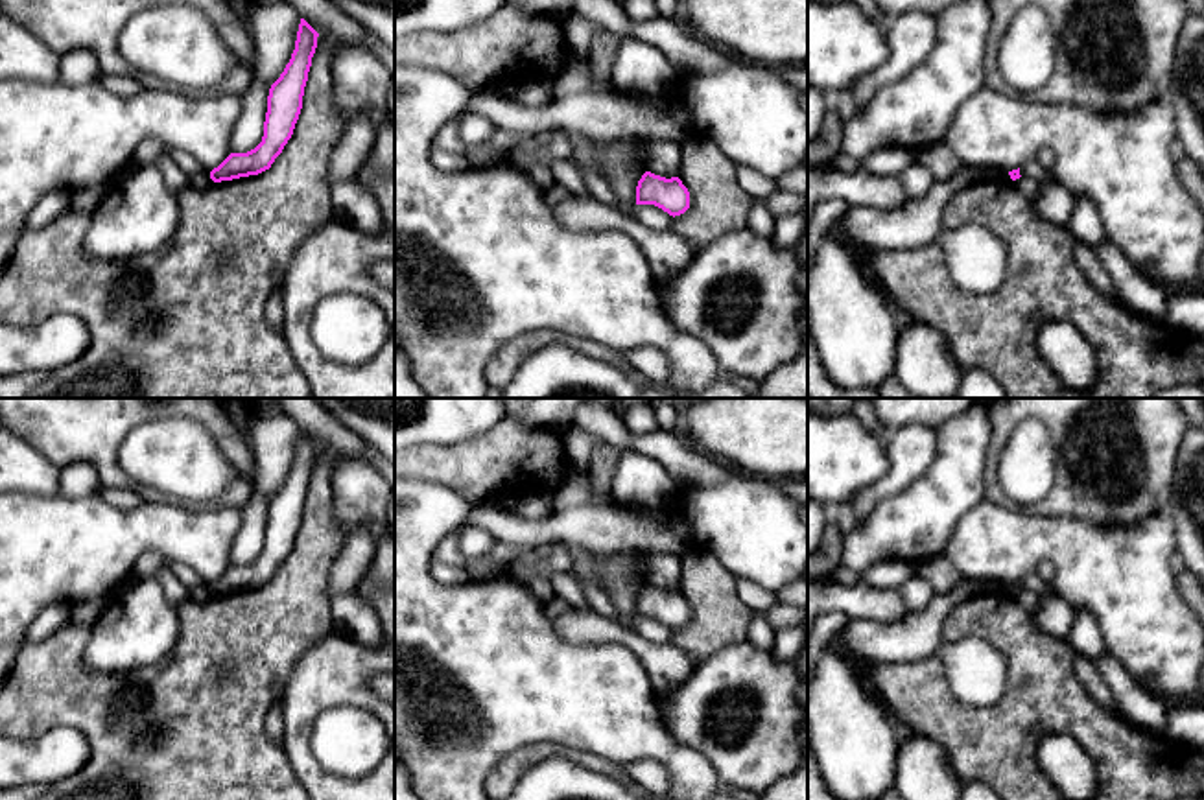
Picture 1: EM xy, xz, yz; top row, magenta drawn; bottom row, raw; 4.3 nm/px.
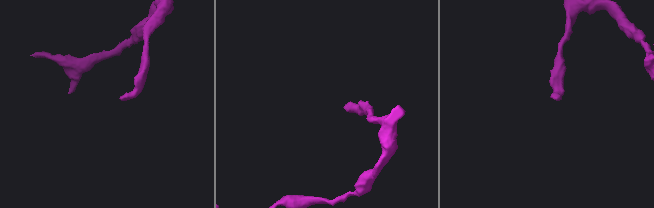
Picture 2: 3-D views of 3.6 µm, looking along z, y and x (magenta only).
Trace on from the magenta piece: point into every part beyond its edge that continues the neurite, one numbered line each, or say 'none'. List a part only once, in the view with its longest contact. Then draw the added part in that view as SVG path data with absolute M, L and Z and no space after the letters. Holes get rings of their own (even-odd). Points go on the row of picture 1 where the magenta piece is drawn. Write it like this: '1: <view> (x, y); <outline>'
none

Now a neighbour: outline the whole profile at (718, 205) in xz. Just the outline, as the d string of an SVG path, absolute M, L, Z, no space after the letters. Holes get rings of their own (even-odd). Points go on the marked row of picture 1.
M691 135L682 142L679 179L690 192L690 208L673 218L671 229L695 253L747 227L754 199L739 186L736 164L710 138Z

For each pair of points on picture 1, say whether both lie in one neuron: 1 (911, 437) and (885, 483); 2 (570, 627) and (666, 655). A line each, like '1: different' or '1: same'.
1: same
2: same

